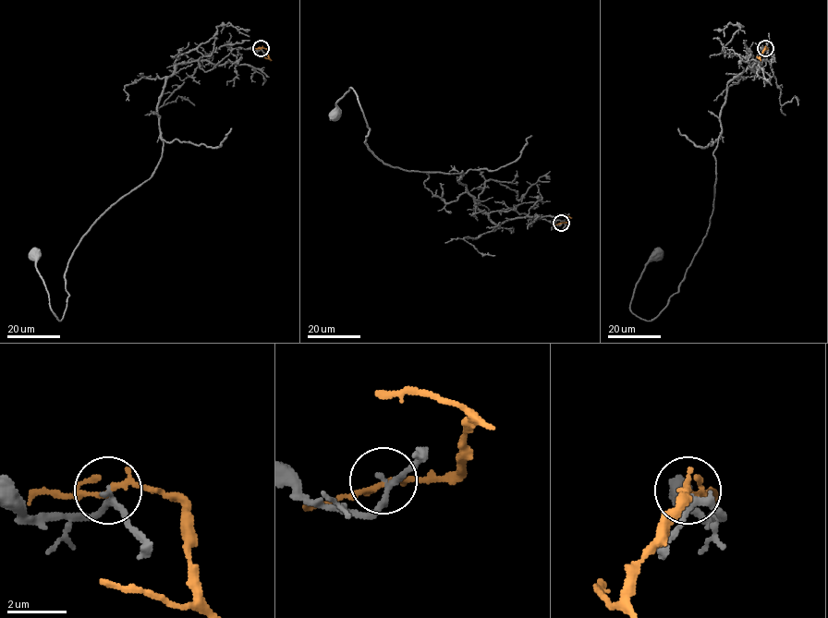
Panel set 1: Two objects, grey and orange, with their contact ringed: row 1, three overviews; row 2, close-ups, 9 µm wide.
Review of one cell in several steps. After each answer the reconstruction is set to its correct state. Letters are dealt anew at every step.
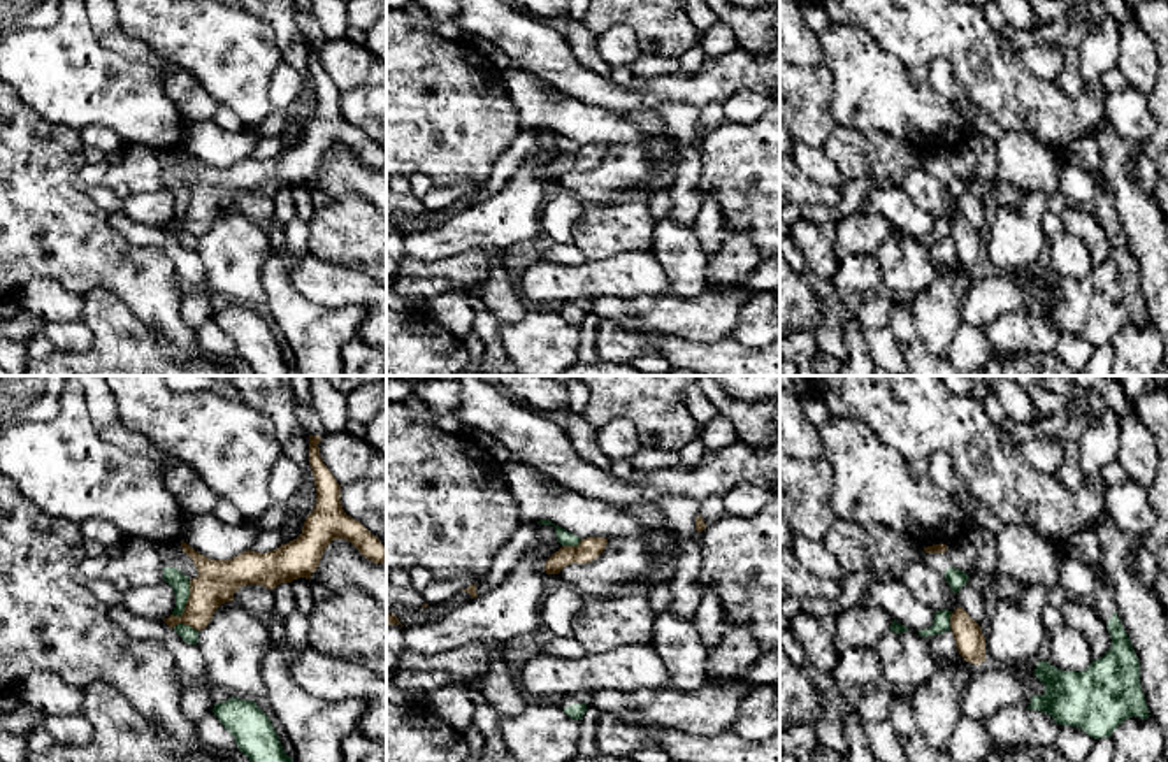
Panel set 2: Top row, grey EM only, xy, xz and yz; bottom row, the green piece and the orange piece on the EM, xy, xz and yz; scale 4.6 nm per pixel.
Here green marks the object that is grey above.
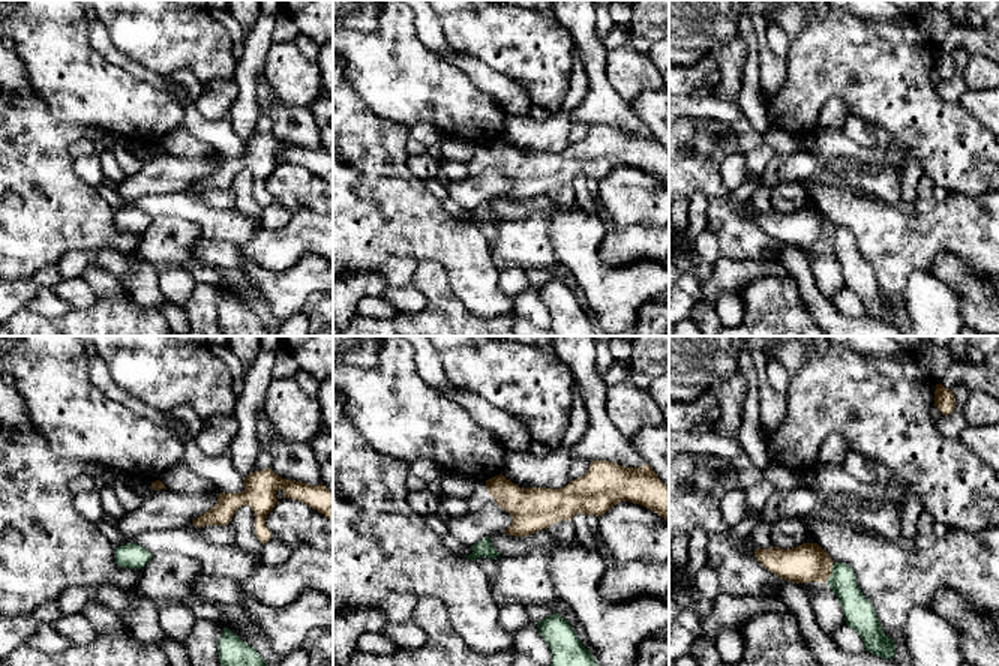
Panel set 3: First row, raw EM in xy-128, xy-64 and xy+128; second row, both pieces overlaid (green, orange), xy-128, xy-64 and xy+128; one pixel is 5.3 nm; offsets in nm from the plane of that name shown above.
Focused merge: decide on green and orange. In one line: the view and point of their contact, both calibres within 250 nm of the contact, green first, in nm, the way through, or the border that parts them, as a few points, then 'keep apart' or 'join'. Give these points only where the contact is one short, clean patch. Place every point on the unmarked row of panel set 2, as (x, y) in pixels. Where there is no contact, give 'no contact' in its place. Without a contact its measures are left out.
meets green in xy at (187, 208); 80 nm thick on the green side, 190 nm on the other; border along xy (190, 186), (190, 202), (185, 216), (174, 223); keep apart

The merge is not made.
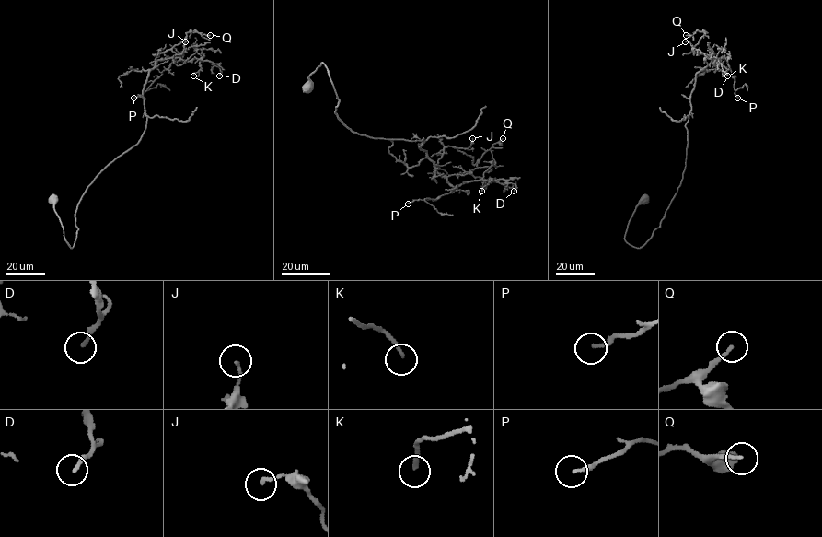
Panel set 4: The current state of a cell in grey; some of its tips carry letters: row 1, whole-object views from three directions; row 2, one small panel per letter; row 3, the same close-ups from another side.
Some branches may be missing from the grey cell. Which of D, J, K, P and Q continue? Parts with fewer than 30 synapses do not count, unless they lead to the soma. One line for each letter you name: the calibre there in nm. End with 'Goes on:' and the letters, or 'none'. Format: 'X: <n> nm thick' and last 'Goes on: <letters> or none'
Goes on: none

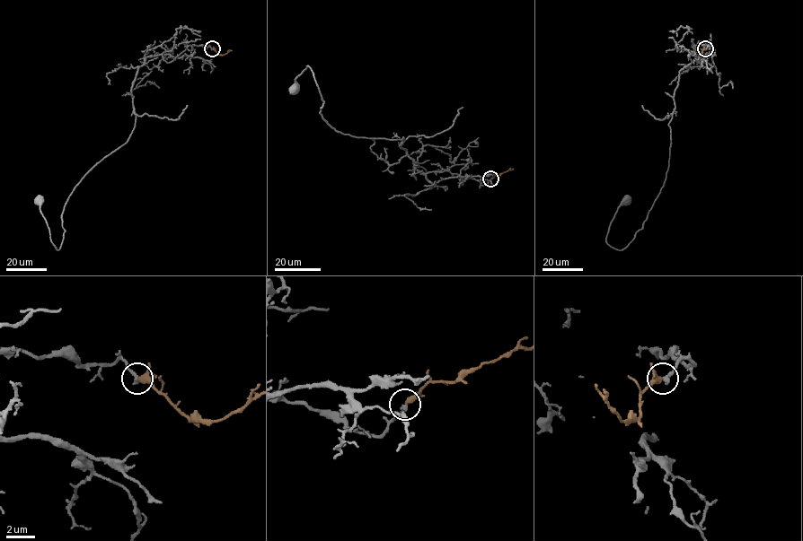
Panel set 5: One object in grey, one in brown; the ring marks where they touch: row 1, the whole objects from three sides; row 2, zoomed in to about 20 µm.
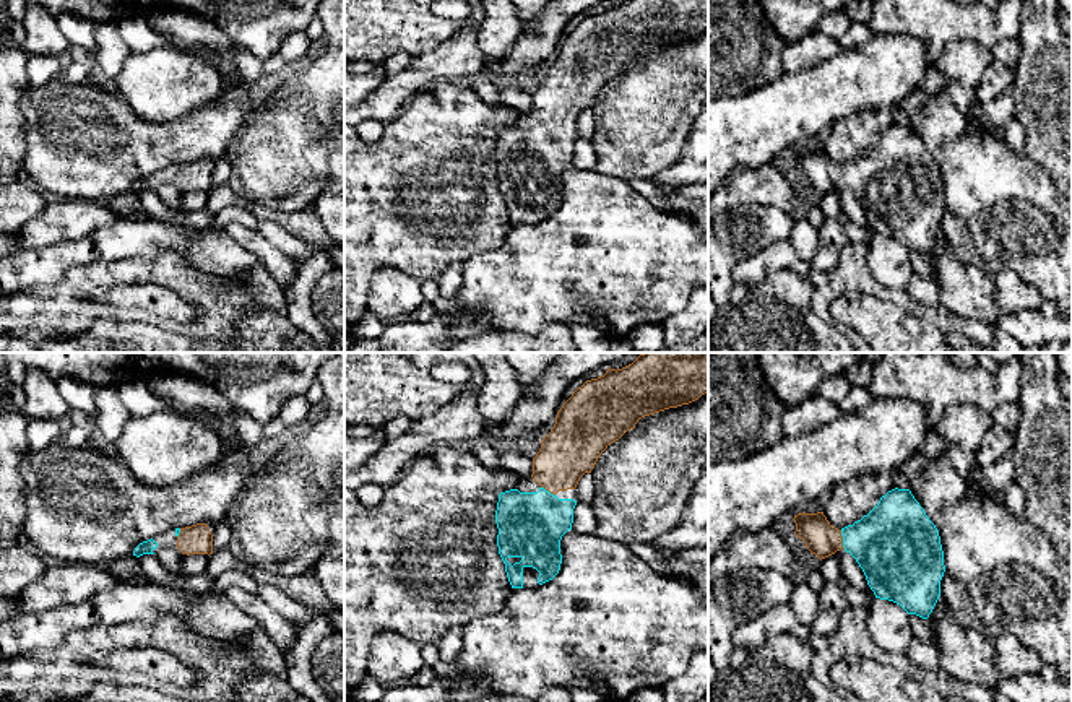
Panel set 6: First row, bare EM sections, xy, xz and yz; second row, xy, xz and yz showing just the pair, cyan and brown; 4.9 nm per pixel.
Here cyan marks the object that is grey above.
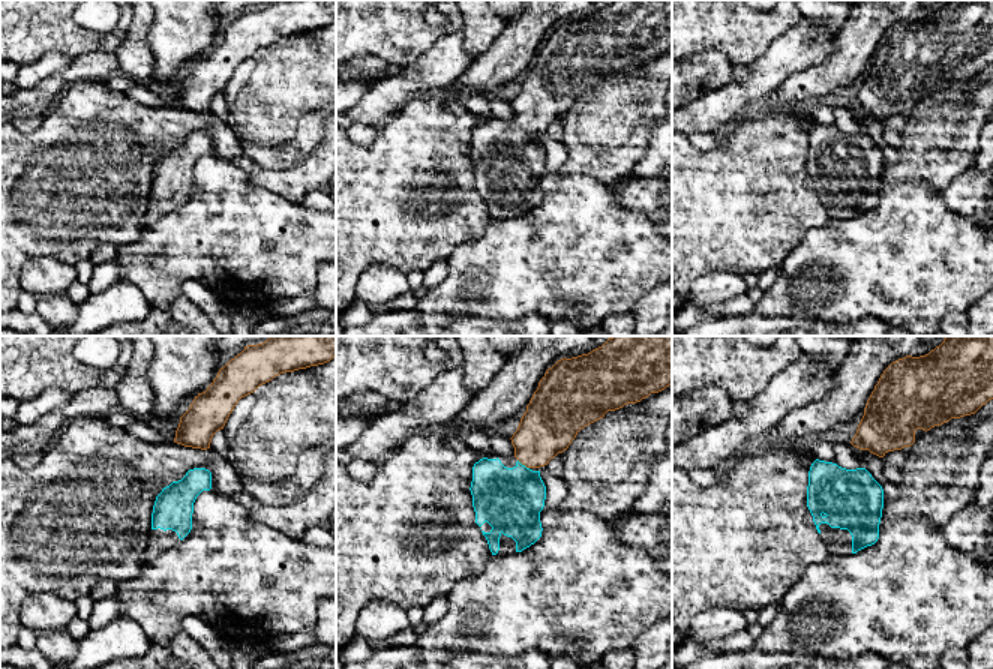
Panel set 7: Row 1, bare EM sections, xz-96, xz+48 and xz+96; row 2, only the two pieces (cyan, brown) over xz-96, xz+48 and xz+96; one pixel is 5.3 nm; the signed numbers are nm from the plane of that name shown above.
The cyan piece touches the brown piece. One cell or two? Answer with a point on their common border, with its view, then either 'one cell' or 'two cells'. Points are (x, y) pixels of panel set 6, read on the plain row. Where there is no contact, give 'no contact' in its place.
yz (843, 176) | one cell

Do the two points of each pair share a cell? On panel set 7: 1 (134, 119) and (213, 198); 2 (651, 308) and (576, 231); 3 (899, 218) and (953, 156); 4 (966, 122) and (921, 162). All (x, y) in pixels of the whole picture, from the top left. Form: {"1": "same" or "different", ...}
{"1": "different", "2": "different", "3": "different", "4": "same"}

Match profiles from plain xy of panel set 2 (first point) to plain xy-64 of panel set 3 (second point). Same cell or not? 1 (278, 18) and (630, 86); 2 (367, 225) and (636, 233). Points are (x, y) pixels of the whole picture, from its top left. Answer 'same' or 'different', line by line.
1: different
2: different

